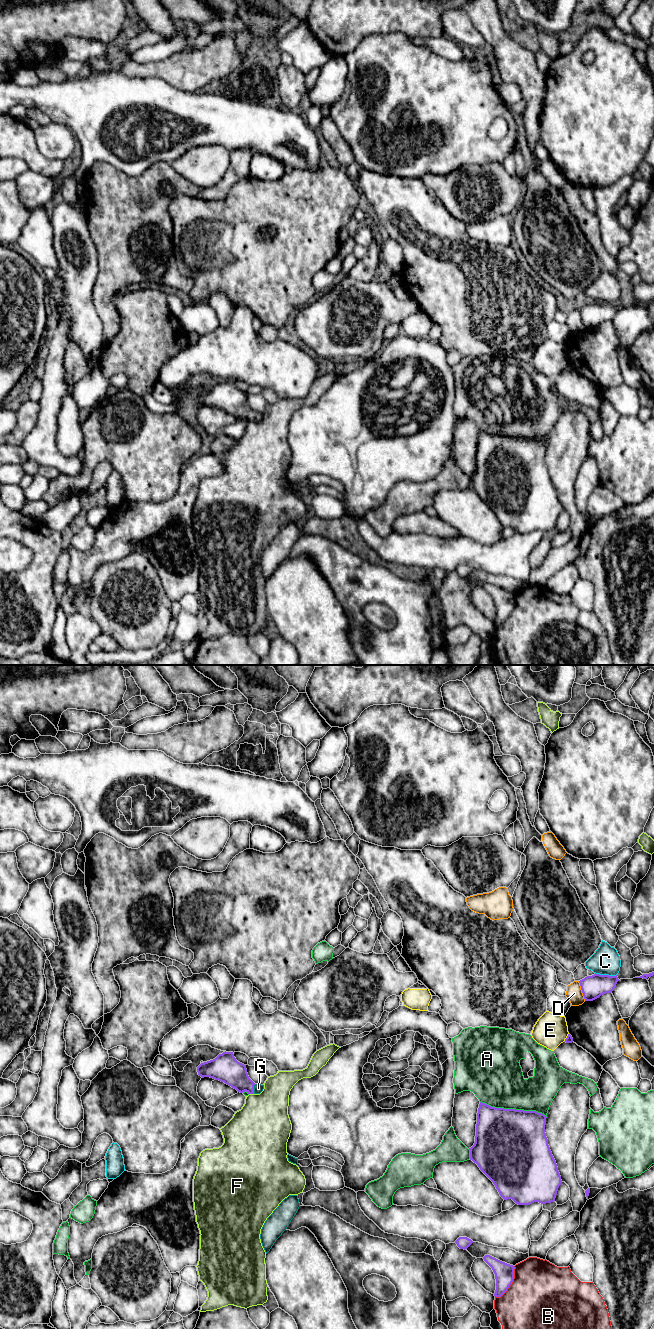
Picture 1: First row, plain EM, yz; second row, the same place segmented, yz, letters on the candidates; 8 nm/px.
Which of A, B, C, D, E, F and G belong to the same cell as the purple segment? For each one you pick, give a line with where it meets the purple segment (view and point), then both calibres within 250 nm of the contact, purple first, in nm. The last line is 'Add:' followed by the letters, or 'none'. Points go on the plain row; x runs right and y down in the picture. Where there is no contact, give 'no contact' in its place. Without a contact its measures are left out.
G: meets purple in yz at (253, 417); 200 nm thick on the purple side, 80 nm on the other
Add: G

